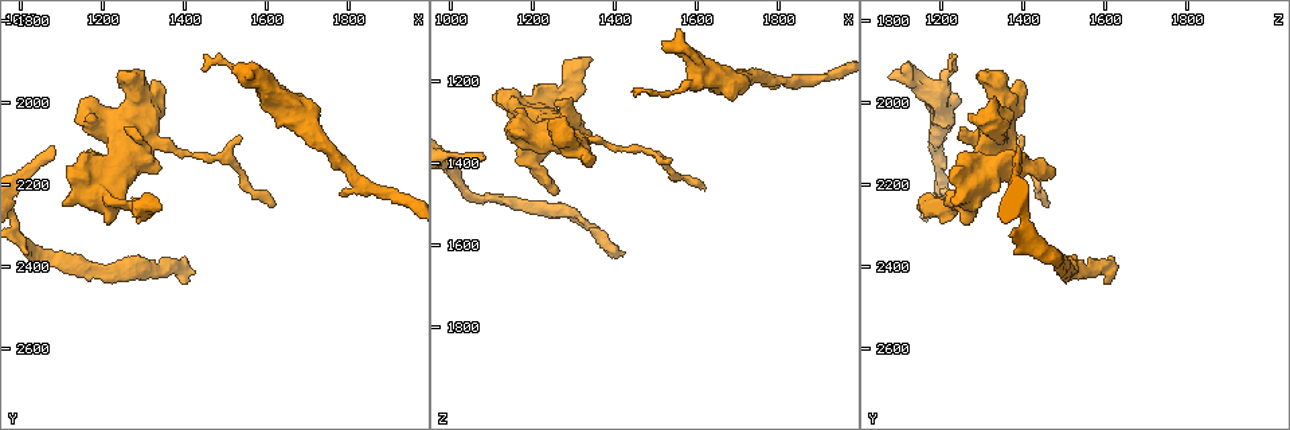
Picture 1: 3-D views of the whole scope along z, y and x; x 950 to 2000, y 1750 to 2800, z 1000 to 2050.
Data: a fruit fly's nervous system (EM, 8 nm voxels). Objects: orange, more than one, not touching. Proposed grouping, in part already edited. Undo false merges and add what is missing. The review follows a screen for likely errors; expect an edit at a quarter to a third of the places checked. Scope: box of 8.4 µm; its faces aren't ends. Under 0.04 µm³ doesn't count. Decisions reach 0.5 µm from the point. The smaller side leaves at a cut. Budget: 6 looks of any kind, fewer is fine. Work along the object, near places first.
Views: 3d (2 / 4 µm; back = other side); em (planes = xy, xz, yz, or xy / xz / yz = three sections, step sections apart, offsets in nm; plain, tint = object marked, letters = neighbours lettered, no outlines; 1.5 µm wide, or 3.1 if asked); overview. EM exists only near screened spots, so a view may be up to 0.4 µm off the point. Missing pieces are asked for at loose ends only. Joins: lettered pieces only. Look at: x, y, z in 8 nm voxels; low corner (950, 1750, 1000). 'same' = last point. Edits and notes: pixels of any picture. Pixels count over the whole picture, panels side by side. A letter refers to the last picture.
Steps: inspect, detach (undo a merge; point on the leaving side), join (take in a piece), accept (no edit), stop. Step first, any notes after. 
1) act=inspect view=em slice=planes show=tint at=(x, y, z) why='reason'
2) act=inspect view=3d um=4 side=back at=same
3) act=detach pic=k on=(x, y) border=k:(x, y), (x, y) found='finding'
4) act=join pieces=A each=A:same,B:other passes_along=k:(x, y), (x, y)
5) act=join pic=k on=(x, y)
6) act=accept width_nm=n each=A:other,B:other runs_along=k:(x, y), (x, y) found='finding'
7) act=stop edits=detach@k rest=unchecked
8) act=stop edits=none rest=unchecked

act=inspect view=em slice=xy step=4 show=tint at=(1525, 1920, 1105) why='branch stops here'

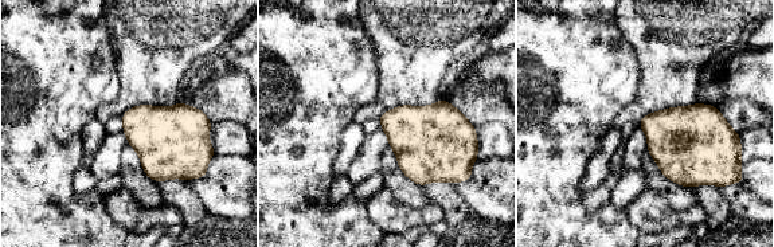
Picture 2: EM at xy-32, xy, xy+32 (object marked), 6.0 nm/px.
act=inspect view=em slice=planes show=letters at=same why='another direction'

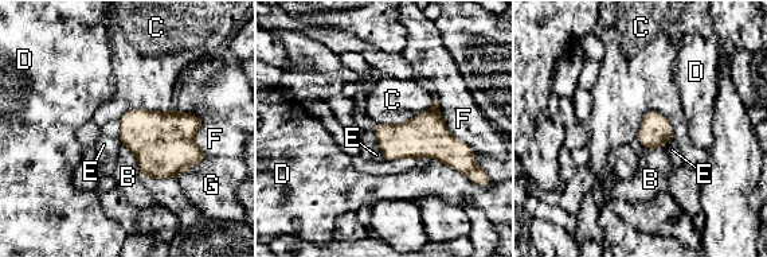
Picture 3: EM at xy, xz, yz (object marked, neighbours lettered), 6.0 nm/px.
act=accept width_nm=190 longest_contact=F:400nm each=B:other,C:other,D:other,E:other,F:other,G:other found='no lettered piece goes on from it'

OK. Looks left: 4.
act=inspect view=em slice=xz step=4 show=letters at=(1295, 2090, 1235) why='an open end'

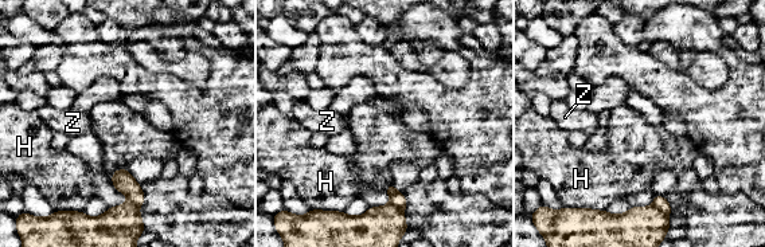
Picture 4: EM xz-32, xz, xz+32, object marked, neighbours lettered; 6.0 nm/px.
act=accept longest_contact=H:130nm each=H:other,Z:other border=4:(127, 168), (117, 168), (110, 181) found='no lettered piece goes on from it'

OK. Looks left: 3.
act=inspect view=3d um=4 at=(1260, 2190, 1470)

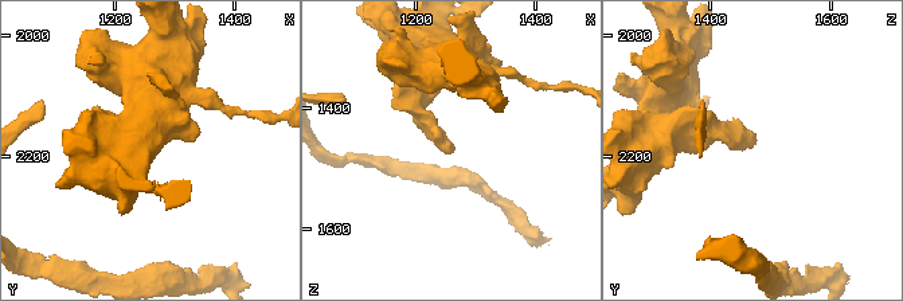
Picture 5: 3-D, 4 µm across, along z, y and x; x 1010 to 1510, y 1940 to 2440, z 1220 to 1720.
act=inspect view=em slice=xy step=4 show=letters at=(1260, 2185, 1470)

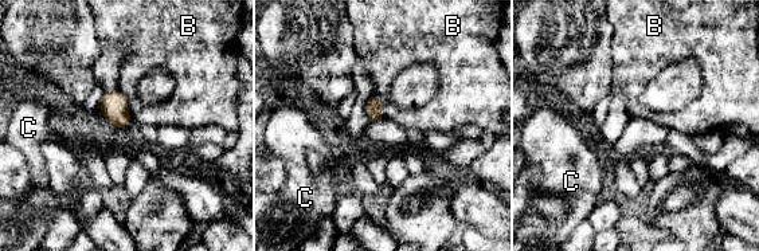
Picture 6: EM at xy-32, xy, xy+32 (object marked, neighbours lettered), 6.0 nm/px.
act=inspect view=em slice=planes show=letters at=same why='another direction'

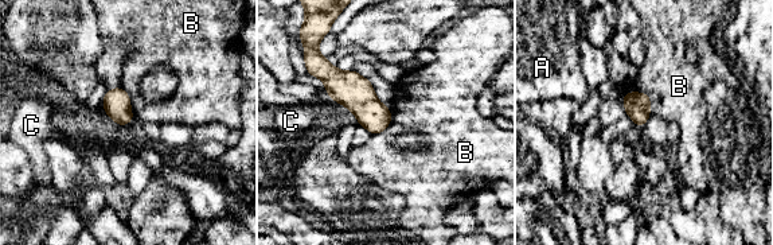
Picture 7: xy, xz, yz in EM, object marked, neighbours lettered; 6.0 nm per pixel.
act=accept longest_contact=B:200nm each=A:other,B:other,C:other border=7:(390, 108), (390, 124), (371, 135) found='none of them fits'

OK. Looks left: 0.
act=stop edits=none rest=unchecked

